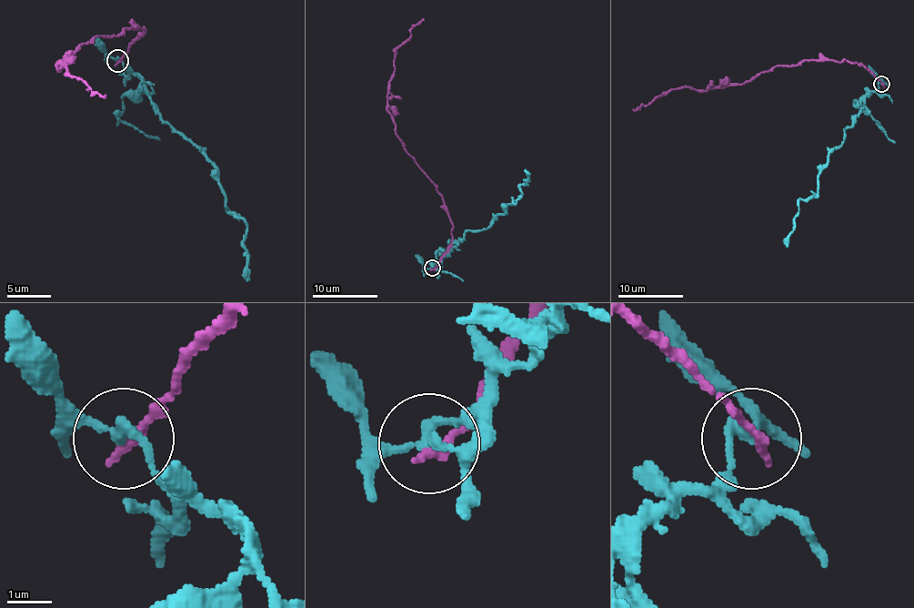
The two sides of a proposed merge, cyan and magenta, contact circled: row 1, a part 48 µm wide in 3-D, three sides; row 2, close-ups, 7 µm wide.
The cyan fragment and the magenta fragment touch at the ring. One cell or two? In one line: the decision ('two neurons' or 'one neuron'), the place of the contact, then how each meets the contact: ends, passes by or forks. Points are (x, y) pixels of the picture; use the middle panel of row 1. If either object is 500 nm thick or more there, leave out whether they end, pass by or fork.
two neurons | (432, 268) | cyan passes by | magenta ends

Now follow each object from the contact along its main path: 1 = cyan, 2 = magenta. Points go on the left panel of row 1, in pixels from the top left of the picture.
1: (117, 60), (141, 80), (155, 111), (187, 139), (216, 170), (227, 207), (245, 223), (245, 256), (249, 280)
2: (119, 60), (144, 29), (97, 35), (57, 65), (60, 69), (66, 65), (66, 71), (88, 88), (106, 96)

